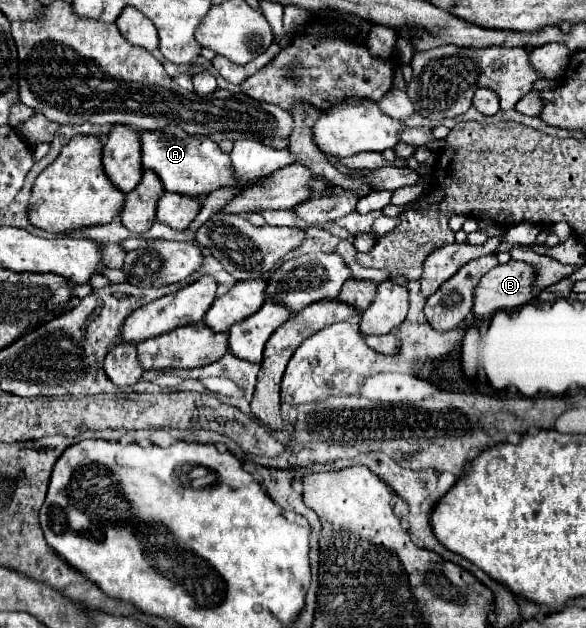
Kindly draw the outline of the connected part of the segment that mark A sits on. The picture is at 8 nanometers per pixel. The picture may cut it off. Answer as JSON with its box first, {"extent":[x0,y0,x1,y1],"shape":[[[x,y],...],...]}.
{"extent":[141,128,249,196],"shape":[[[163,128],[163,130],[155,130],[155,132],[143,132],[141,134],[141,142],[143,142],[143,168],[145,170],[153,170],[167,192],[177,192],[177,194],[189,194],[189,196],[209,196],[211,192],[219,190],[219,188],[231,188],[235,186],[237,190],[247,188],[249,184],[241,184],[237,180],[237,176],[233,176],[233,166],[229,160],[229,154],[225,154],[209,136],[191,136],[181,128]]]}

